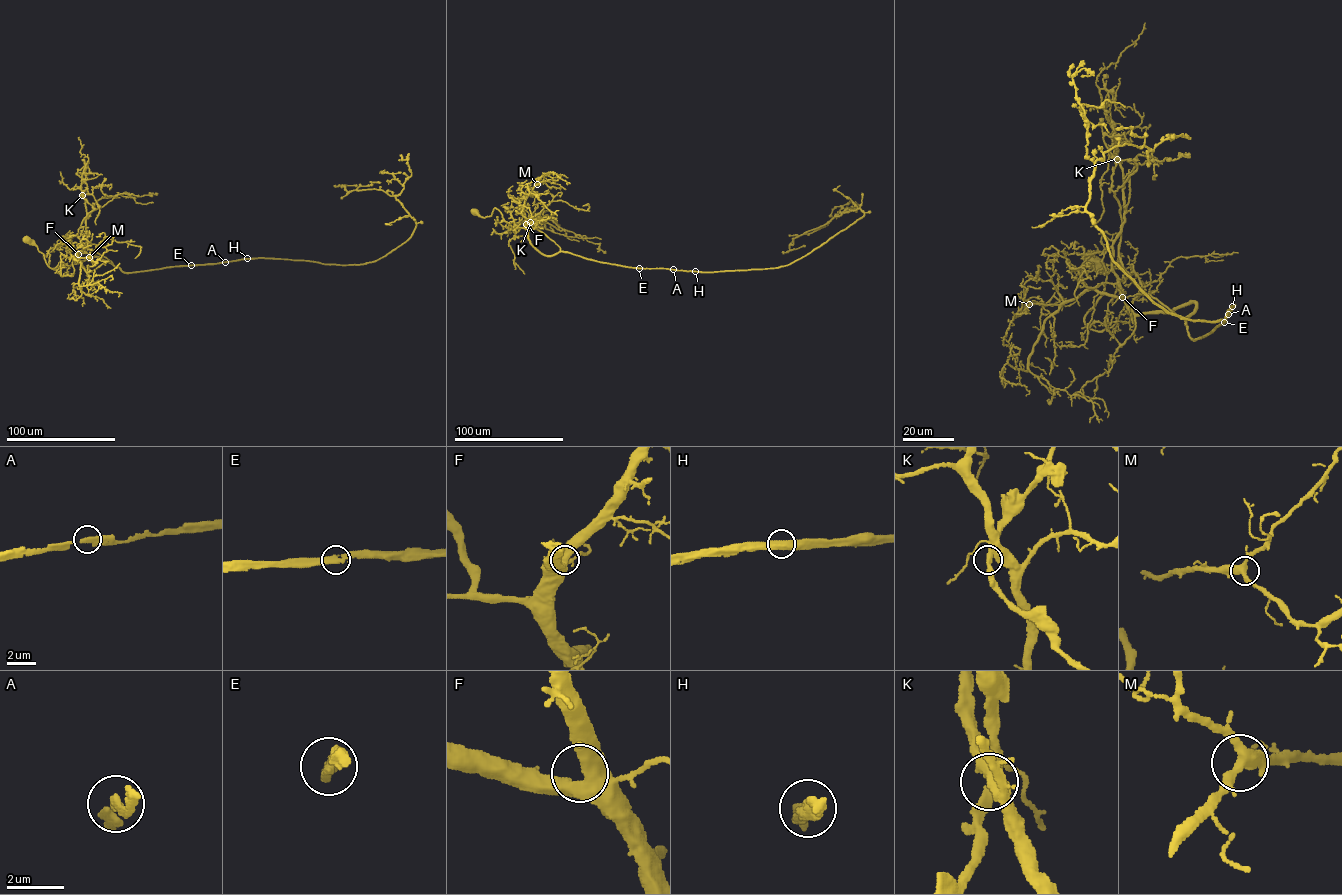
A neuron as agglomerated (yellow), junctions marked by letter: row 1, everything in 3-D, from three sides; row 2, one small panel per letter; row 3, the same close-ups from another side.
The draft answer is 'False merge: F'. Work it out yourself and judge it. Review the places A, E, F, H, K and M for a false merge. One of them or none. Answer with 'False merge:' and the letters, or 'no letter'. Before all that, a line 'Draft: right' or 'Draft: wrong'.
Draft: wrong
False merge: no letter

